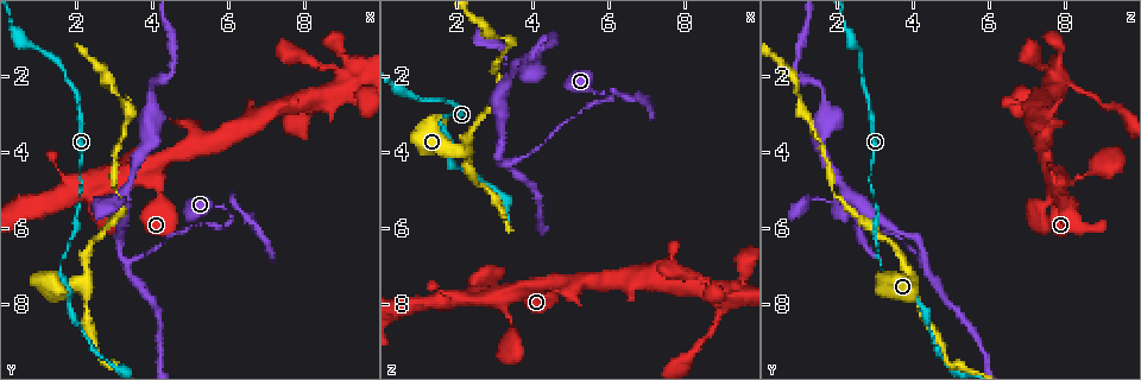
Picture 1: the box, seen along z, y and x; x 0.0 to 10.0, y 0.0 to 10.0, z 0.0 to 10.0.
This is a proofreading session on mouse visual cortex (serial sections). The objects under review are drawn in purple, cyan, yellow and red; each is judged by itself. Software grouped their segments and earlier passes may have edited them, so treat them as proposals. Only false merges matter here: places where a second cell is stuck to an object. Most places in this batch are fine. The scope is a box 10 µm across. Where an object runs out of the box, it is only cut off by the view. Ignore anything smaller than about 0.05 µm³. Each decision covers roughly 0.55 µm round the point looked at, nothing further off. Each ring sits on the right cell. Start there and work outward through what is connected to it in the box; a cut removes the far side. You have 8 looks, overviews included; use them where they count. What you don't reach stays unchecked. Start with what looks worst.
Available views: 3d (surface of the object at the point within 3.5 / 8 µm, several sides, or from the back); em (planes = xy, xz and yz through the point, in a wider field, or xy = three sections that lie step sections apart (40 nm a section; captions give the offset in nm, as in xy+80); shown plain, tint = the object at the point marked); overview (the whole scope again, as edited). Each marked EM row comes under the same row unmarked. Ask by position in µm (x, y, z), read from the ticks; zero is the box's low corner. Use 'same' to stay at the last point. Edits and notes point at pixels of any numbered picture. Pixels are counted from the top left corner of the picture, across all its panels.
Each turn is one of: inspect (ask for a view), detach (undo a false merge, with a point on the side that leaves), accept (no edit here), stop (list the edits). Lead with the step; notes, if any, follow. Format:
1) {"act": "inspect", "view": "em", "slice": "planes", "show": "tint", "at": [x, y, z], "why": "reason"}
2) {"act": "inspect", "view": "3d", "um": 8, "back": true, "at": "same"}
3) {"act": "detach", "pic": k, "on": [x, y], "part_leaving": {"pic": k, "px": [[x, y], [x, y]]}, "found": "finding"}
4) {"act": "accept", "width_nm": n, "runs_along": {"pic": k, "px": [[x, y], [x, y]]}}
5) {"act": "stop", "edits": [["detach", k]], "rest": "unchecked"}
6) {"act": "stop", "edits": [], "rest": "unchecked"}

{"act": "inspect", "view": "3d", "um": 8, "back": true, "at": [6.15, 5.75, 2.60], "why": "sharp bend"}

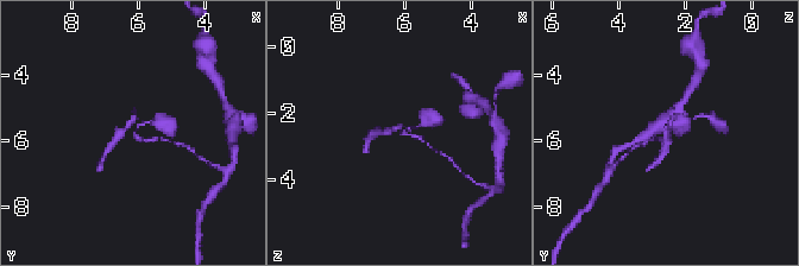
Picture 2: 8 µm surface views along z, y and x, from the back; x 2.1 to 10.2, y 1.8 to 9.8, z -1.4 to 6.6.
{"act": "inspect", "view": "3d", "um": 3.5, "at": "same"}

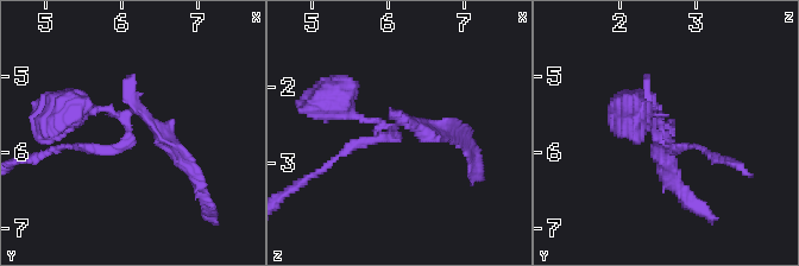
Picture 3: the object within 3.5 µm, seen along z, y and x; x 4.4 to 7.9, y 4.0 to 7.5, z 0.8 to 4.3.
{"act": "detach", "pic": 3, "on": [435, 138], "part_leaving": {"pic": 3, "px": [[397, 122], [459, 137], [466, 150]]}, "found": "a second cell is stuck on"}

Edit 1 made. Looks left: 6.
{"act": "inspect", "view": "3d", "um": 3.5, "at": [3.40, 6.85, 4.35], "why": "side arm on a straight run"}

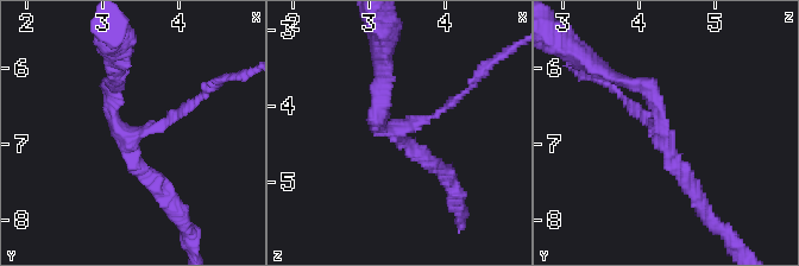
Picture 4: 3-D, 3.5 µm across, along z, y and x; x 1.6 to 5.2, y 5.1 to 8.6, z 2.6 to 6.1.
{"act": "inspect", "view": "em", "slice": "xy", "step": 5, "show": "tint", "at": [3.40, 6.85, 4.30], "arms": 3, "arm_widths_nm": [100, 200, 200]}

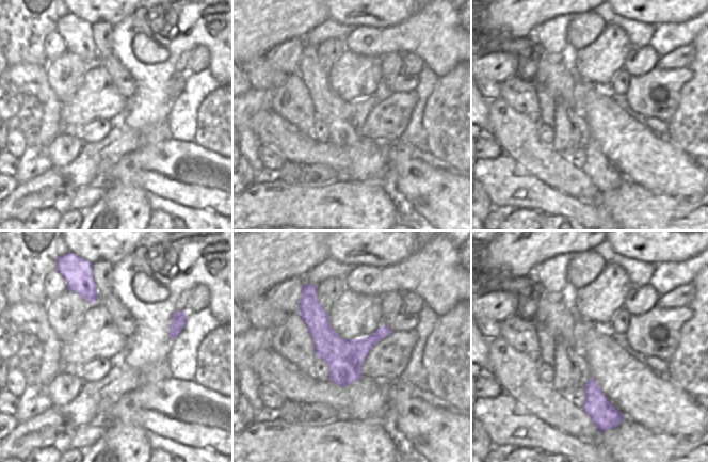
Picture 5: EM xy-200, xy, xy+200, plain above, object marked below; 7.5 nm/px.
{"act": "accept", "runs_along": {"pic": 4, "px": [[194, 102], [124, 135], [113, 81]]}, "found": "continuous, no second cell"}

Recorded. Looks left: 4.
{"act": "inspect", "view": "3d", "um": 3.5, "at": [1.65, 7.05, 3.20], "why": "thick turns thin"}

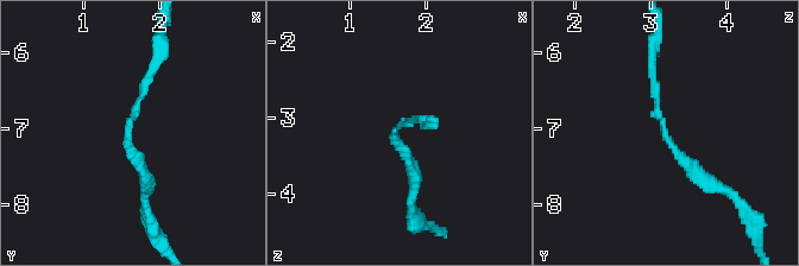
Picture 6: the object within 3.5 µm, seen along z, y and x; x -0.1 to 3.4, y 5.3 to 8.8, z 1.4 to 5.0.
{"act": "inspect", "view": "em", "slice": "xy", "step": 2, "show": "tint", "at": [1.70, 6.95, 3.15], "arm_widths_nm": [150, 150], "why": "need the tissue"}

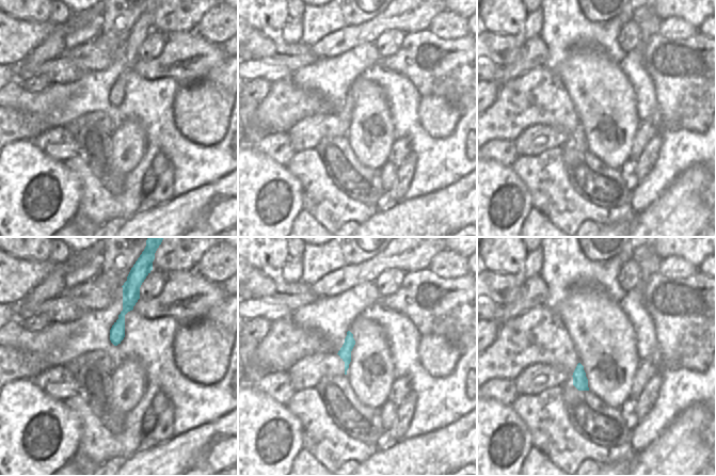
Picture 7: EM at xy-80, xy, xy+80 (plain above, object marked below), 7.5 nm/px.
{"act": "accept", "width_nm": 90, "runs_along": {"pic": 6, "px": [[652, 55], [664, 134], [710, 182]]}, "found": "one cell here"}

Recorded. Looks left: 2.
{"act": "stop", "edits": [["detach", 3]], "rest": "unchecked"}

